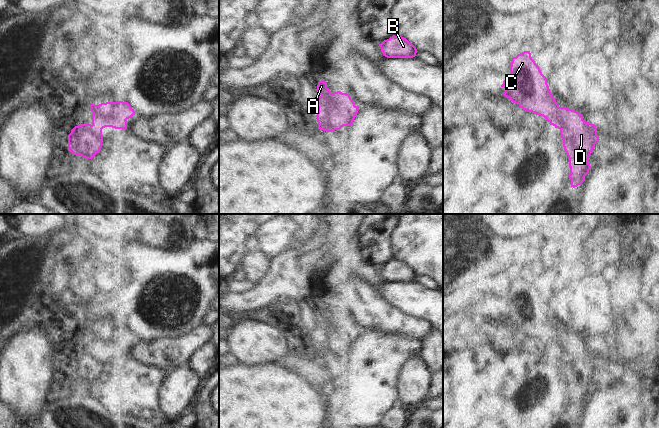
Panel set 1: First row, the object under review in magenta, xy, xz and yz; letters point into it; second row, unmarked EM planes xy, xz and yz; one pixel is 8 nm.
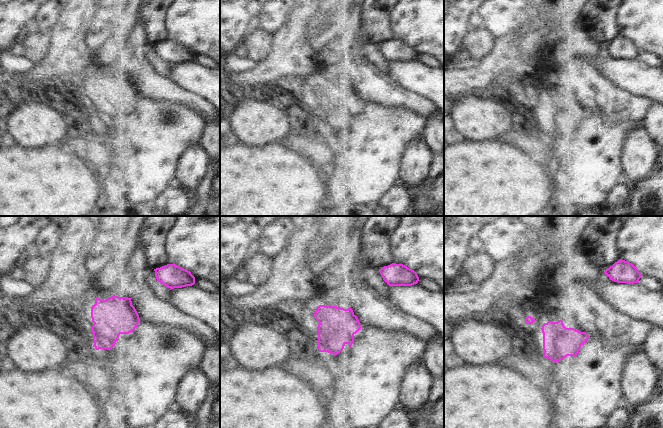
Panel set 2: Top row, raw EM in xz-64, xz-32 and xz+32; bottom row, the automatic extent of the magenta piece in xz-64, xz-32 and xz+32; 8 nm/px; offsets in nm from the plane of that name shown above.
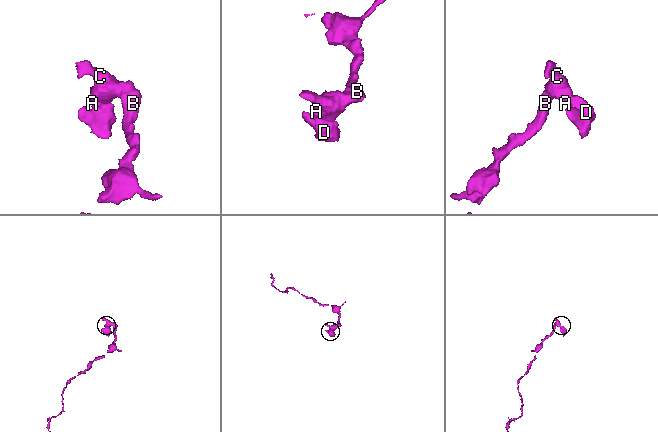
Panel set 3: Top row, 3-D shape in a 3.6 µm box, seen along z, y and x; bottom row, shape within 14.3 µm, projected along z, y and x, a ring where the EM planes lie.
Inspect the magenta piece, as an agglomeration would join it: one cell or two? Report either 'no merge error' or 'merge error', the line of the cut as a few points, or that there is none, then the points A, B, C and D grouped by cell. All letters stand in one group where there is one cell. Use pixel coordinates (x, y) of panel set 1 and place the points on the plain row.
no merge error; no cut; A B C D

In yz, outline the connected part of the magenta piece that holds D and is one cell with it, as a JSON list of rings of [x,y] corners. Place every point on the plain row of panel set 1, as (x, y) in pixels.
[[[524,275],[513,281],[509,294],[509,300],[501,309],[505,312],[503,319],[518,328],[523,334],[543,340],[550,349],[560,354],[563,371],[569,383],[571,411],[575,412],[581,409],[591,392],[589,380],[593,376],[595,368],[600,364],[596,350],[584,345],[581,337],[558,329],[550,316],[547,302],[532,283],[530,275]]]

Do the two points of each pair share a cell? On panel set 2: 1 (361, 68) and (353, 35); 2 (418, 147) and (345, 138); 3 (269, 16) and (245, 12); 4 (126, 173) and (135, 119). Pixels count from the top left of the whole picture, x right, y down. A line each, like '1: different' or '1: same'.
1: same
2: different
3: different
4: same

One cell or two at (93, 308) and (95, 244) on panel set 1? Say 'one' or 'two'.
one

